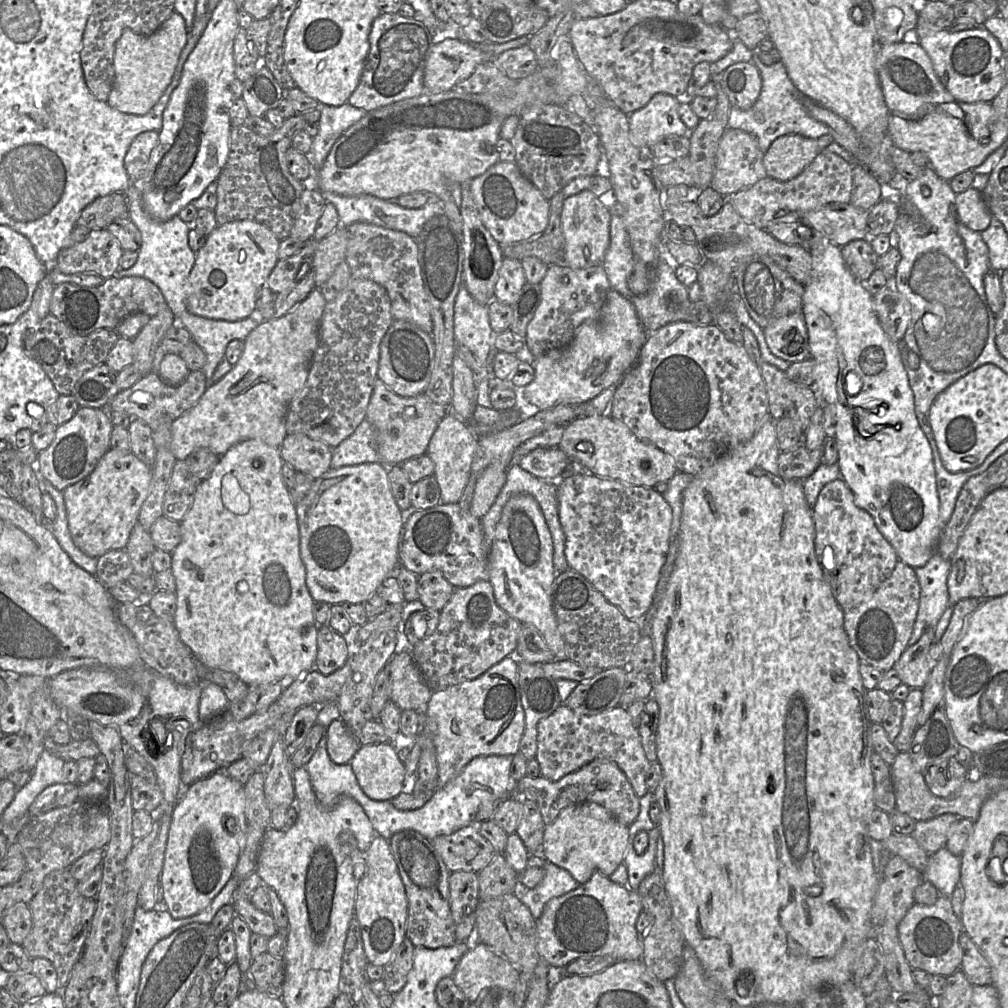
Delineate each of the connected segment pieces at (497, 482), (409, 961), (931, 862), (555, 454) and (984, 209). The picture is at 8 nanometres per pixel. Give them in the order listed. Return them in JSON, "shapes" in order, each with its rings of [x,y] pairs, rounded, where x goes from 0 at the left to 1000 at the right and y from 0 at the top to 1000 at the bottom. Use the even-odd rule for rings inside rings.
{"shapes":[[[[485,462],[473,474],[465,507],[477,515],[483,510],[502,479],[501,462]]],[[[402,930],[389,951],[381,958],[382,981],[388,986],[396,984],[402,978],[410,959],[411,941],[408,933]]],[[[937,839],[922,848],[916,867],[918,873],[924,875],[933,888],[943,890],[952,876],[952,850]]],[[[553,442],[534,444],[519,452],[516,463],[539,476],[556,476],[564,459],[563,453]]],[[[962,186],[947,200],[951,217],[961,227],[972,231],[982,223],[984,212],[974,190]]]]}

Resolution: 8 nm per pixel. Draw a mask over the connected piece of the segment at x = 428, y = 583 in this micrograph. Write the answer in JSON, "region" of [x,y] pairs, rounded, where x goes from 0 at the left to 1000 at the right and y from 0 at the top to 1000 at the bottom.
{"region":[[[436,566],[414,571],[415,595],[422,603],[437,607],[446,595],[450,584]]]}

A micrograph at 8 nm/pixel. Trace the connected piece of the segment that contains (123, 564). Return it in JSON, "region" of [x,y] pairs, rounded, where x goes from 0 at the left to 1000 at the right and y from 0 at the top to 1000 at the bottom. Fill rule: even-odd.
{"region":[[[124,545],[110,546],[96,554],[95,573],[105,582],[124,578],[132,563]]]}

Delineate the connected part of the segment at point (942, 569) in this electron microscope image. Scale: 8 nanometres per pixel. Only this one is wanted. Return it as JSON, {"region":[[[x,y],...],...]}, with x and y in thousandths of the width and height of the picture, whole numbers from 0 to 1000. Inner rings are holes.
{"region":[[[928,549],[918,562],[908,563],[913,580],[910,613],[901,641],[909,639],[920,624],[928,623],[938,605],[942,601],[939,575],[943,557]]]}

